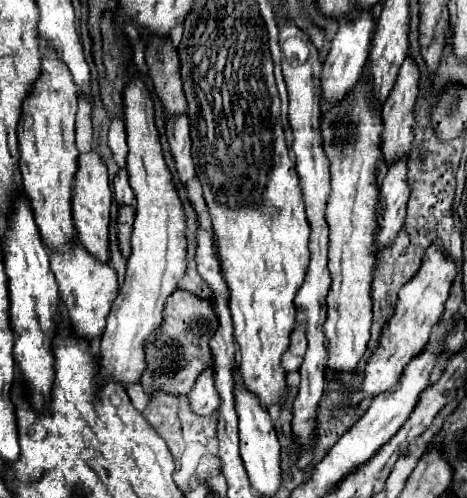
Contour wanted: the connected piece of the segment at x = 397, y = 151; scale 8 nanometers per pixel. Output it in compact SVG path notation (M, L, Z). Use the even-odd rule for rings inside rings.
M408 56L404 60L404 64L400 66L396 84L390 92L390 96L384 102L384 144L382 144L382 152L384 152L384 164L394 162L400 156L406 156L412 148L414 142L414 106L416 106L416 98L418 98L418 90L420 90L420 70L418 64L412 56Z

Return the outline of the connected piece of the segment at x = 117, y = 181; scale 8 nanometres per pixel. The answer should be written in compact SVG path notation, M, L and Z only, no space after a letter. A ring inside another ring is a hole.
M122 168L114 178L114 196L118 204L134 204L134 192L128 184L128 172Z

